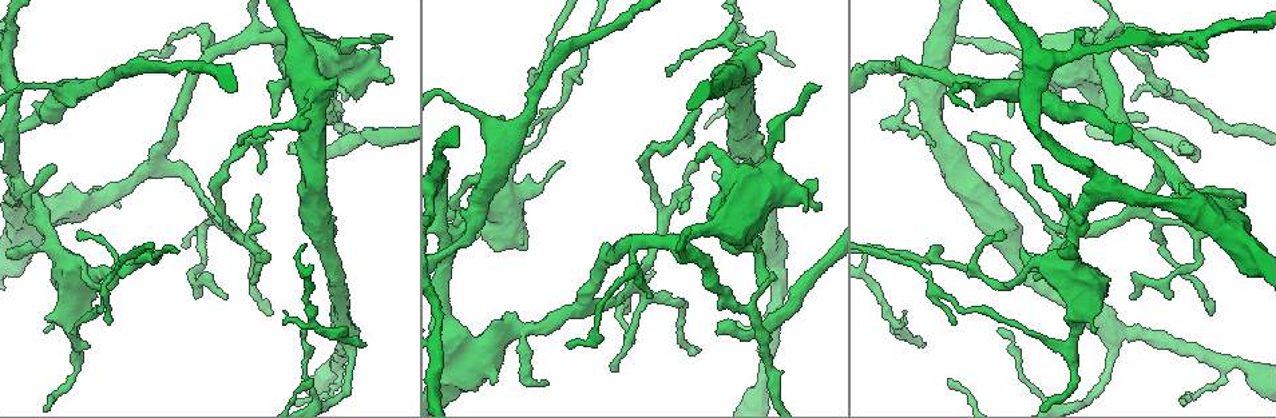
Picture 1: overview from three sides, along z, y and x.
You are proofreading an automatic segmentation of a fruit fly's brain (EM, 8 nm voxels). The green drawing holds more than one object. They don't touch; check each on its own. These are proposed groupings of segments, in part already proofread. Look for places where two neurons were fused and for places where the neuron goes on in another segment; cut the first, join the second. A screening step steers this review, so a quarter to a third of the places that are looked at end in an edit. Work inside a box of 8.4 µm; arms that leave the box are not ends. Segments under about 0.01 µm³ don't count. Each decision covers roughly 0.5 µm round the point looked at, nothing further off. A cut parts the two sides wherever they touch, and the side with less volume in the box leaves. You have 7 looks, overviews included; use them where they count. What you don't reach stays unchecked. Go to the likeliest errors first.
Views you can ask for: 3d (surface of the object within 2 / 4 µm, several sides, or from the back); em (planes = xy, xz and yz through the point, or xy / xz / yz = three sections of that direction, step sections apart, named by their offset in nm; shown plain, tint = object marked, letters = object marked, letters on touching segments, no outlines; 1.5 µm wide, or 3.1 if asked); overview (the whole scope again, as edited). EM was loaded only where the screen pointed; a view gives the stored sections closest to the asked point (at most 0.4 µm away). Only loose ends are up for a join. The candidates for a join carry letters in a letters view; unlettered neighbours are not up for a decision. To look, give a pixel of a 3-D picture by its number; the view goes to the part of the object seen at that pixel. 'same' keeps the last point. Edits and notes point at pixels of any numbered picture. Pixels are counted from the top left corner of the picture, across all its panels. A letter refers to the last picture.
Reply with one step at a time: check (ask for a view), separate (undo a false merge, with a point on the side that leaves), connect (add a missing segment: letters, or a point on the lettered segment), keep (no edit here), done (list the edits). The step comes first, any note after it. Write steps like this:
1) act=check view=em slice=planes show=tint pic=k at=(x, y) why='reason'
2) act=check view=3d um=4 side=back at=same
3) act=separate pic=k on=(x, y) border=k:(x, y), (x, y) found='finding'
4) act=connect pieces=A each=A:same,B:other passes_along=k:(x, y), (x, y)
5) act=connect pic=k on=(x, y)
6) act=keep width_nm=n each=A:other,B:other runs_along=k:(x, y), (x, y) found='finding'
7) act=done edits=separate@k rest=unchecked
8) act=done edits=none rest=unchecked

act=check view=em slice=xy step=8 show=letters pic=1 at=(170, 52) why='abrupt turn'

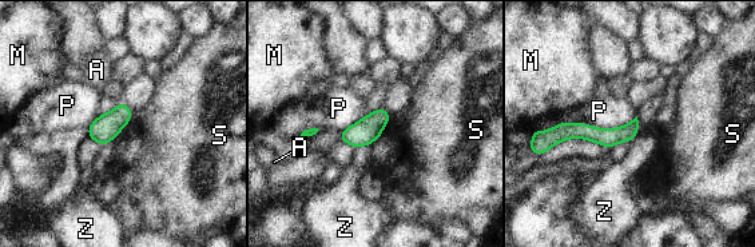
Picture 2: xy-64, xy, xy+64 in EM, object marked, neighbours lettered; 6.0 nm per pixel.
act=check view=em slice=planes show=letters at=same why='cut it another way'

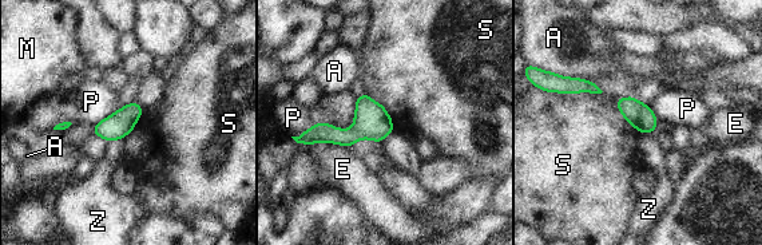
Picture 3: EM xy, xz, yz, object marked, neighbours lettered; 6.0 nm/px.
act=keep longest_contact=P:400nm each=A:other,E:other,M:other,P:other,S:other,Z:other found='all the same neuron'

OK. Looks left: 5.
act=check view=em slice=xy step=8 show=letters pic=1 at=(717, 331) why='free end'

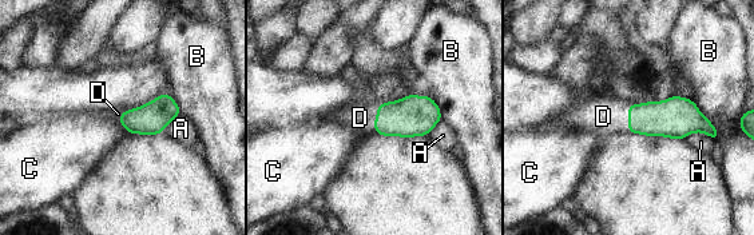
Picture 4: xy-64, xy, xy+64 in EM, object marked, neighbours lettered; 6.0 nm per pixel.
act=connect pieces=D each=A:other,B:other,C:other,D:same found='it goes on there'

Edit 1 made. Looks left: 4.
act=check view=em slice=xy step=4 show=letters pic=1 at=(676, 236) why='four or more arms meet'

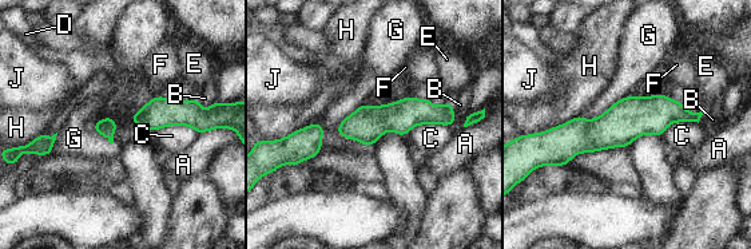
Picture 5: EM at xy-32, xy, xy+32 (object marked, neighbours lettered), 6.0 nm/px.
act=keep each=A:other,B:other,C:other,D:other,E:other,F:other,G:other,H:other,J:other border=5:(361, 103), (337, 131), (372, 146) found='continuous, no second neuron'

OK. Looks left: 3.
act=done edits=connect@4 rest=unchecked

